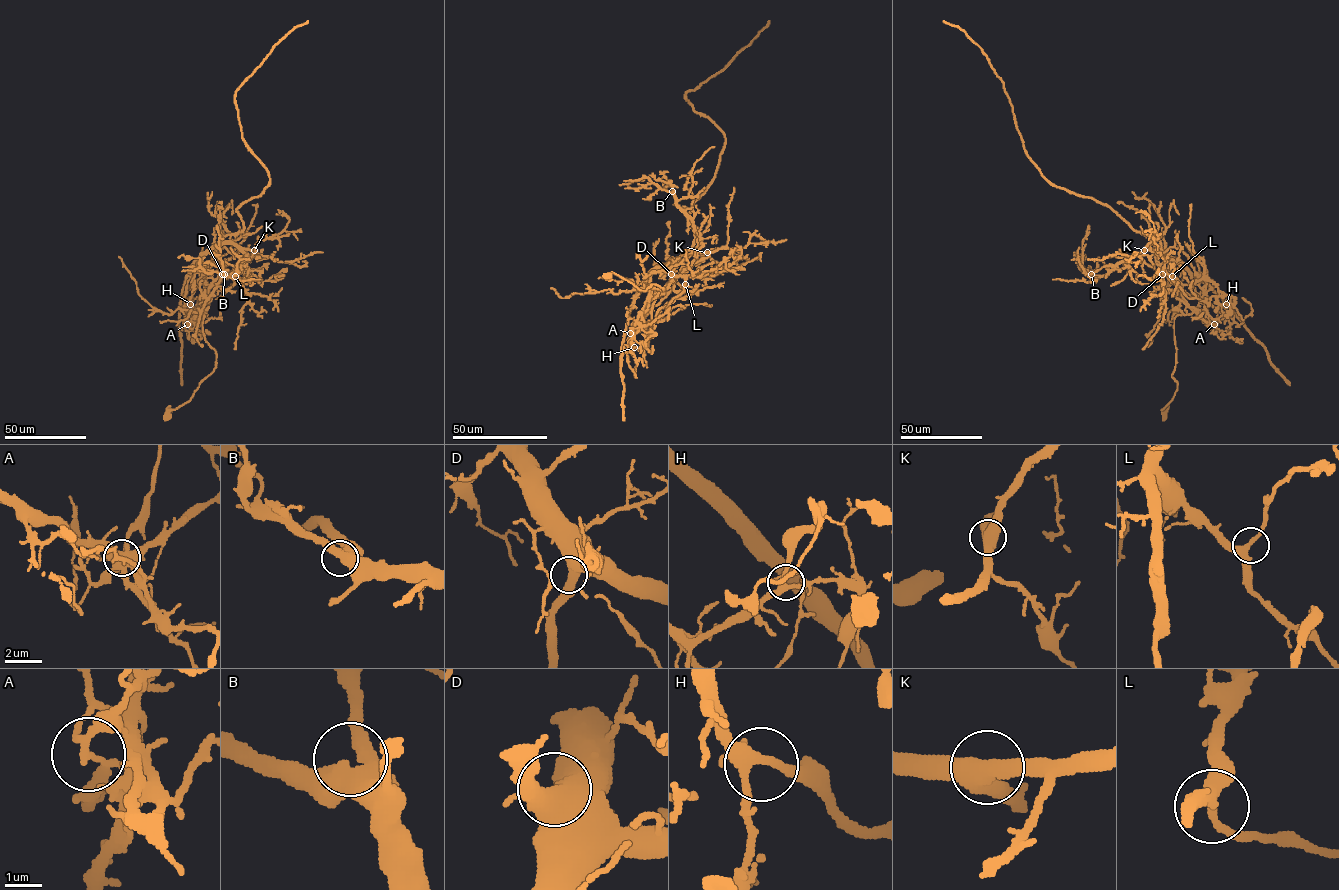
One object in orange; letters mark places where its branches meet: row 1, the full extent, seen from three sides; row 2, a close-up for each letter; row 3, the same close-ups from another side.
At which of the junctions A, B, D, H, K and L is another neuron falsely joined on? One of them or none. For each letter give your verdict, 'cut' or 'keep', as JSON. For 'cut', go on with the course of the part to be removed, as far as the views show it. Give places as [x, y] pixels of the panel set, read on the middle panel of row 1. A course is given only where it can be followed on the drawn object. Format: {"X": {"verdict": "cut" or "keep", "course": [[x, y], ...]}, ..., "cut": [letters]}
{"A": {"verdict": "cut", "course": [[630, 333], [631, 337], [639, 320], [648, 286], [664, 289], [655, 284], [642, 291], [616, 274], [604, 275]]}, "B": {"verdict": "keep"}, "D": {"verdict": "keep"}, "H": {"verdict": "keep"}, "K": {"verdict": "keep"}, "L": {"verdict": "keep"}, "cut": ["A"]}

